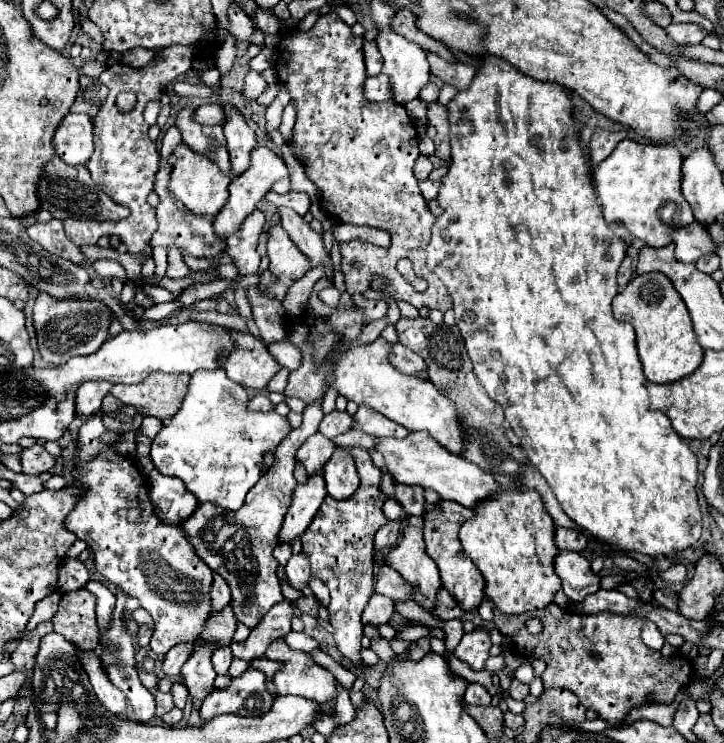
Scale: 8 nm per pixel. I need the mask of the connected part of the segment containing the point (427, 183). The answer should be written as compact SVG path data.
M425 180L419 182L420 191L427 201L431 201L437 197L440 186L440 181Z

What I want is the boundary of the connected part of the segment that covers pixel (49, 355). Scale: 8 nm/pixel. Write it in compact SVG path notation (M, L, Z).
M41 293L41 297L37 297L33 305L33 325L35 325L41 357L53 365L61 365L71 357L95 353L107 339L109 315L113 315L111 309L95 299L93 303L75 301L75 299L57 301Z

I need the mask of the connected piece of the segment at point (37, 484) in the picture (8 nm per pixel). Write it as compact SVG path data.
M1 467L1 479L9 479L13 483L13 487L21 489L25 495L31 495L31 493L37 493L37 491L43 489L43 483L41 483L39 477L35 477L35 475L15 475L7 467Z

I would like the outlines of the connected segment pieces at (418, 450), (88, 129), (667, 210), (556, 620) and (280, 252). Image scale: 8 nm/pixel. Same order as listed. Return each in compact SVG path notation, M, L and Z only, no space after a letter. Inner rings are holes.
M417 431L411 433L407 439L391 439L391 437L381 437L377 439L375 451L383 453L385 457L385 467L389 473L399 481L407 485L421 485L425 489L435 489L441 499L455 501L463 507L473 507L477 501L493 495L499 491L497 481L487 475L483 469L477 465L465 461L463 457L451 453L449 449L441 447L427 431Z
M69 113L53 137L57 155L67 165L85 165L93 155L93 123L87 115Z
M623 139L617 149L597 165L595 181L597 181L597 195L603 207L603 215L607 221L623 221L623 225L649 247L667 247L671 243L671 235L687 227L695 221L689 203L685 201L679 185L681 185L681 153L675 145L643 145L633 139Z
M549 603L543 609L533 611L531 615L507 615L493 609L497 629L511 637L517 651L533 661L543 659L547 671L543 673L543 685L561 687L573 691L579 701L601 715L611 725L617 725L631 707L643 705L649 695L657 695L657 703L671 703L693 673L693 667L687 659L665 659L659 651L649 649L641 641L641 619L627 615L577 615L567 613L559 605ZM537 617L543 623L543 633L531 635L525 629L525 621Z
M273 225L269 229L267 257L271 261L269 271L277 277L277 283L271 289L267 289L265 293L269 297L275 297L281 301L283 299L281 289L287 289L293 281L303 277L311 269L311 263L305 255L301 255L301 251L289 239L289 235L285 233L285 229L281 225Z

